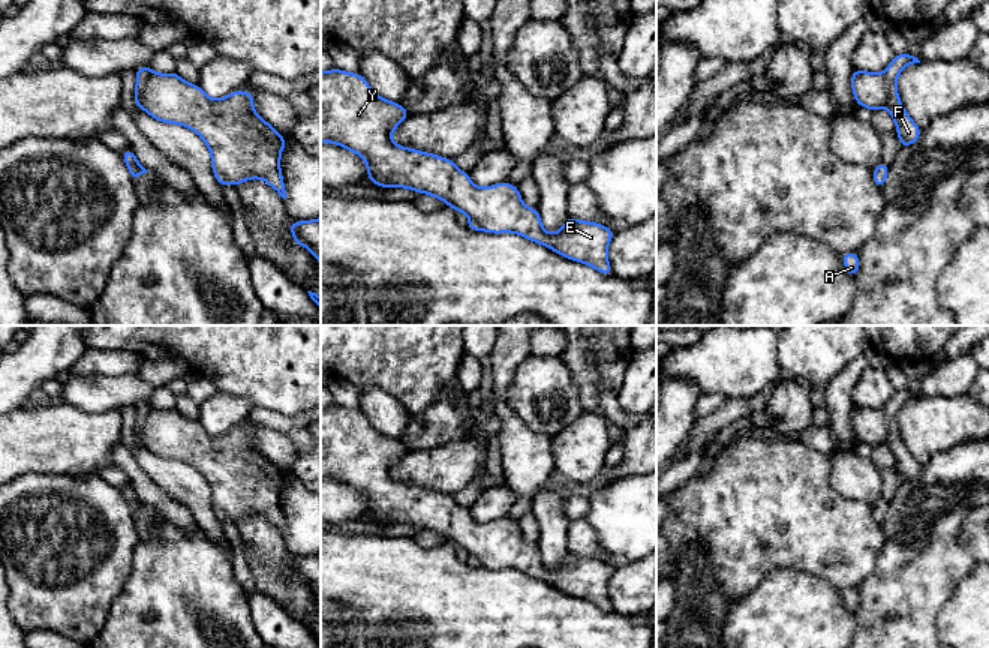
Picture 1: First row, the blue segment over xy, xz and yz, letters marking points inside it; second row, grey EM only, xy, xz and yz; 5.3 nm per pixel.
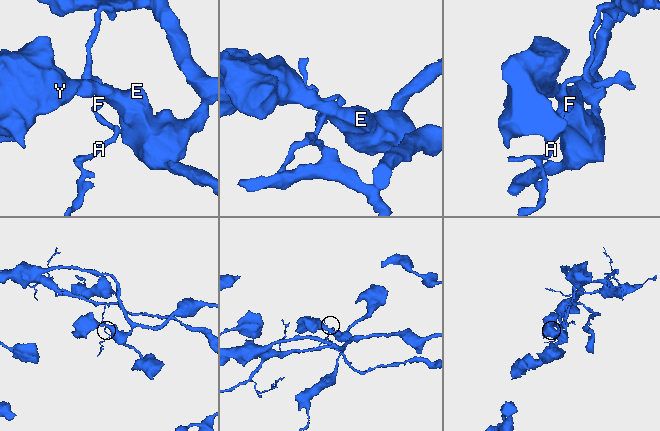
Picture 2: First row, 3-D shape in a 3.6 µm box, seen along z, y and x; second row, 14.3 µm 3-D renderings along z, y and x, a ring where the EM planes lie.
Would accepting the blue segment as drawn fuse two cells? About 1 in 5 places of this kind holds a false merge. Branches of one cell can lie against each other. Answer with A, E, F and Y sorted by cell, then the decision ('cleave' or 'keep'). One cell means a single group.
A E F Y; keep

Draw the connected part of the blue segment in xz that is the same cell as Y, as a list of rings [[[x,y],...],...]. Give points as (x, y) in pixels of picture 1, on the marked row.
[[[337,68],[321,72],[321,142],[334,142],[360,154],[367,162],[367,177],[372,183],[381,188],[406,188],[418,194],[433,195],[456,212],[466,213],[471,219],[466,228],[471,231],[514,232],[547,246],[568,260],[584,262],[613,276],[607,258],[607,246],[614,236],[613,230],[568,216],[557,232],[548,234],[541,225],[538,208],[526,207],[517,186],[509,182],[483,189],[475,186],[469,174],[459,170],[453,159],[394,144],[391,132],[409,114],[403,105],[376,94],[360,72],[351,74]]]

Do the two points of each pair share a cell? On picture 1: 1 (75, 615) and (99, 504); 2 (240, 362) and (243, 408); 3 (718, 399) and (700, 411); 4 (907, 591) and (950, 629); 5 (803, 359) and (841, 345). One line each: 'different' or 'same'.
1: same
2: different
3: same
4: different
5: same

